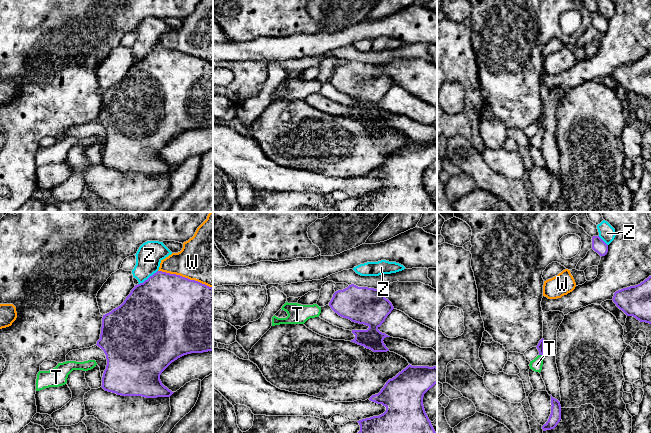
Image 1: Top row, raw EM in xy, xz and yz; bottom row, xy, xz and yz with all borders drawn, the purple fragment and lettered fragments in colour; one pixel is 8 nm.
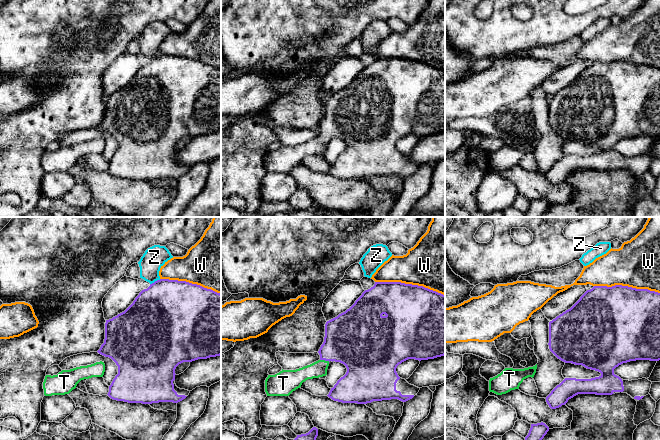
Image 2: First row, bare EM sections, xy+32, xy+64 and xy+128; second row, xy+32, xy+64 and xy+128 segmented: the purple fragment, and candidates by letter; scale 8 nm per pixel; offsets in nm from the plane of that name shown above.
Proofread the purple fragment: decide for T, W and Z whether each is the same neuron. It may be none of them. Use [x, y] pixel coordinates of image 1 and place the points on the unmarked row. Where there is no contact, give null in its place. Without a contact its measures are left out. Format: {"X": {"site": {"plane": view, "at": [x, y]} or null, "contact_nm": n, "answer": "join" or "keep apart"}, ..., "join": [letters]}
{"T": {"site": {"plane": "yz", "at": [541, 130]}, "contact_nm": 30, "answer": "join"}, "W": {"site": {"plane": "xy", "at": [184, 53]}, "contact_nm": 460, "answer": "keep apart"}, "Z": {"site": {"plane": "xy", "at": [148, 54]}, "contact_nm": 200, "answer": "keep apart"}, "join": ["T"]}

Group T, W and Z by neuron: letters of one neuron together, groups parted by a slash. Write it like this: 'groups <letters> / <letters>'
groups T / W / Z

